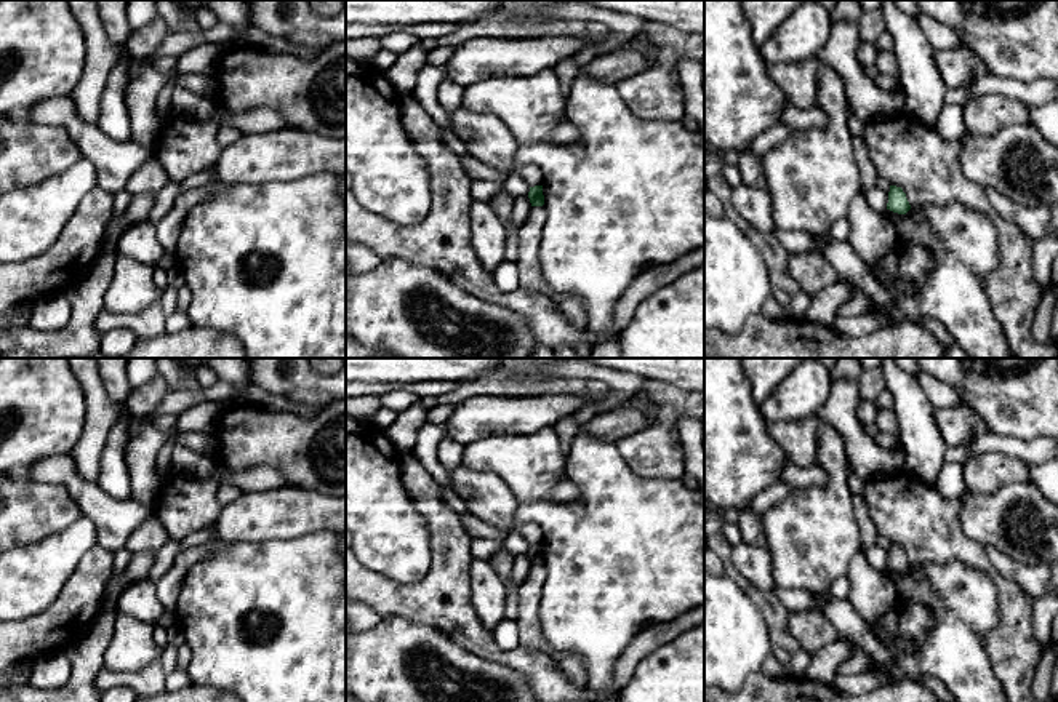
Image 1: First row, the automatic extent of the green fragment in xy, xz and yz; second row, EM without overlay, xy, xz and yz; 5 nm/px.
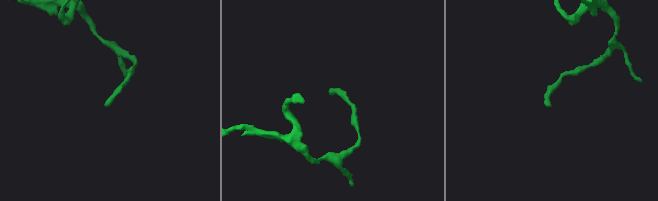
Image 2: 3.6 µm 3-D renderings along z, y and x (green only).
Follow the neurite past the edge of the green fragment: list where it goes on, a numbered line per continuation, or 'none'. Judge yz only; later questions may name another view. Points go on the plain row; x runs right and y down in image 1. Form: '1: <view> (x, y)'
none

